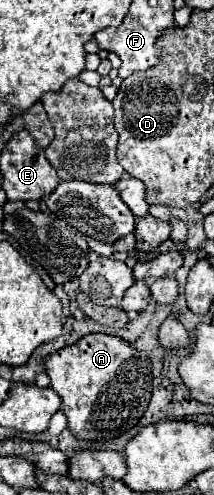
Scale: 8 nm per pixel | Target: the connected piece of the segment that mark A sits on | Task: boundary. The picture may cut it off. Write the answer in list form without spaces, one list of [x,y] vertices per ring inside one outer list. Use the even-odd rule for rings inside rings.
[[[88,334],[76,344],[50,354],[46,358],[46,374],[52,380],[50,388],[62,398],[68,430],[80,440],[110,440],[116,438],[116,434],[124,434],[124,430],[136,426],[140,414],[144,414],[144,406],[148,406],[148,394],[152,394],[150,358],[144,352],[132,348],[126,340],[108,334]]]

